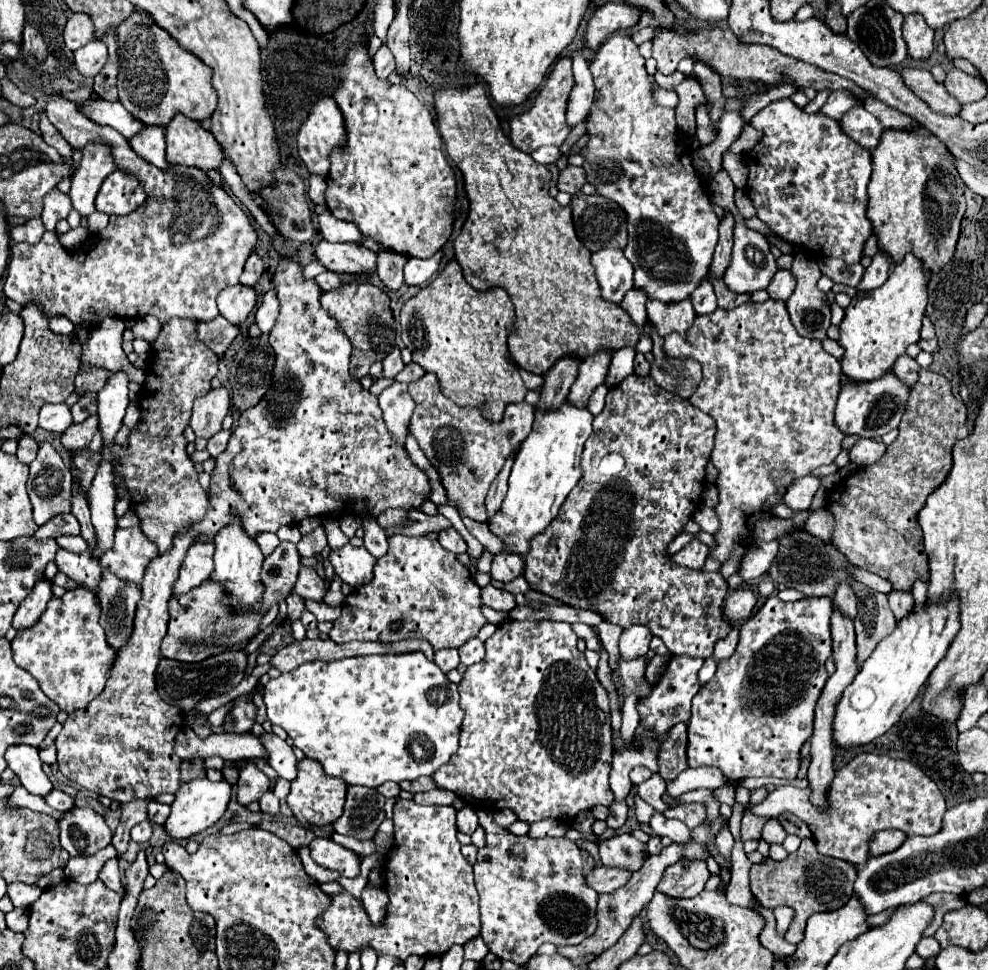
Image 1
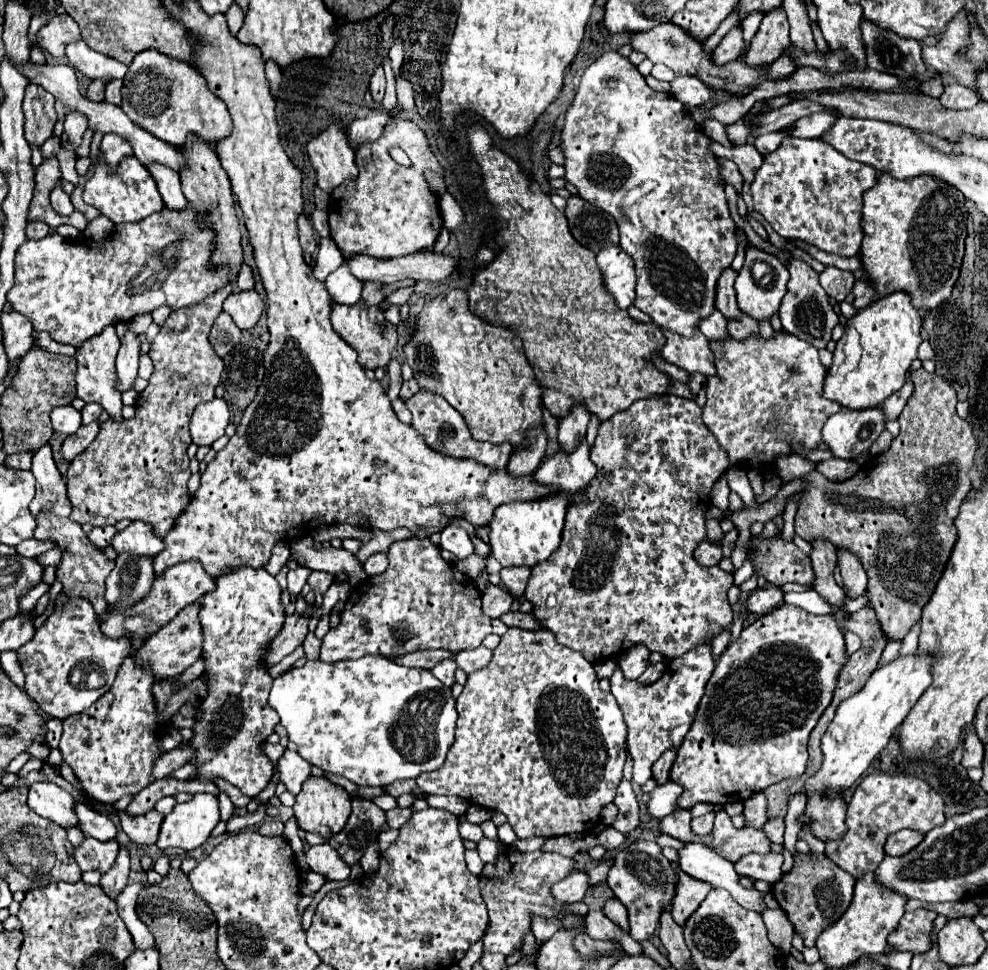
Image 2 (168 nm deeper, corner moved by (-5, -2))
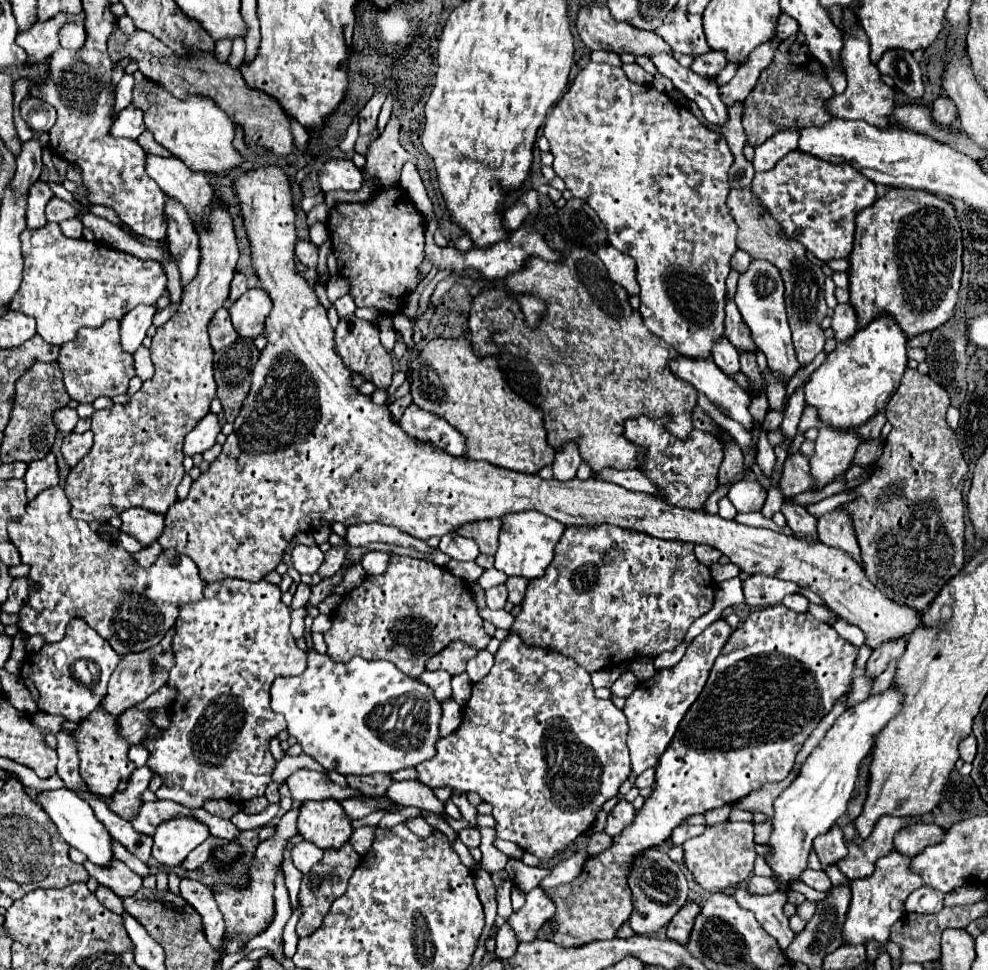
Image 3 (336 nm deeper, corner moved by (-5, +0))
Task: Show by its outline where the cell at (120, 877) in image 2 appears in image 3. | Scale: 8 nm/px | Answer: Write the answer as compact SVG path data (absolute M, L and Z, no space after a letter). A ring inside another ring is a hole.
M99 887L97 889L97 893L95 893L95 897L109 909L109 911L113 911L113 913L117 913L117 915L121 915L123 913L123 905L121 905L121 899L111 891L111 889L103 889L103 887Z

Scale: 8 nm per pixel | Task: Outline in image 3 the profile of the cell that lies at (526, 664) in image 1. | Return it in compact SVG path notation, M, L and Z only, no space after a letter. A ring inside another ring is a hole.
M511 633L509 639L503 641L499 651L495 653L495 665L491 667L489 675L473 685L473 693L463 709L463 721L461 721L459 729L453 731L451 735L447 735L445 739L437 741L437 757L417 765L417 773L419 773L419 781L431 789L451 785L453 789L461 789L461 791L477 791L483 801L493 805L491 815L495 817L495 833L499 839L513 841L525 853L531 853L539 859L553 859L555 855L565 853L565 849L569 845L573 845L575 839L593 825L595 815L601 811L603 803L607 799L615 797L621 783L631 775L631 763L629 763L629 751L627 751L627 721L625 721L623 711L619 711L611 699L603 701L603 699L595 697L589 673L585 669L581 669L579 665L575 665L575 661L571 661L569 657L563 657L557 651L529 647L521 641L521 637Z

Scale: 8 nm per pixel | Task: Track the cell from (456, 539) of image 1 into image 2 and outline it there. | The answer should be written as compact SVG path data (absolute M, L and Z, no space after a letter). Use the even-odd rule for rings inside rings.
M449 525L449 527L445 527L445 531L441 531L439 545L441 545L441 549L451 551L457 559L465 559L473 553L473 543L471 543L467 531L461 527L455 527L455 525Z

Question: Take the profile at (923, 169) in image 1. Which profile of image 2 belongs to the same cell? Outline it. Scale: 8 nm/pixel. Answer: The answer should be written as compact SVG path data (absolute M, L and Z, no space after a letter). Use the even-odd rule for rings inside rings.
M881 175L873 189L863 195L863 245L861 259L867 277L875 283L879 297L893 291L907 291L913 297L913 305L919 309L933 309L947 301L951 289L959 277L965 237L967 237L967 209L965 197L949 183L937 183L929 175L917 179L893 179L891 175Z

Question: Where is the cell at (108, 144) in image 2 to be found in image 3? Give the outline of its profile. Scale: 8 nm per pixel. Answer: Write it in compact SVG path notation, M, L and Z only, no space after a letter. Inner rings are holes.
M127 105L127 107L115 117L113 127L111 127L111 135L113 135L113 137L137 139L143 131L145 131L143 113L141 113L141 109L137 109L135 105Z

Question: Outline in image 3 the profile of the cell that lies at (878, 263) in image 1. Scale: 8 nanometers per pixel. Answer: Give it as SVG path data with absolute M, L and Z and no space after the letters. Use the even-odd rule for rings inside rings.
M843 303L843 305L835 307L835 313L831 317L831 329L835 331L835 341L837 343L847 341L857 331L855 311L849 303Z

